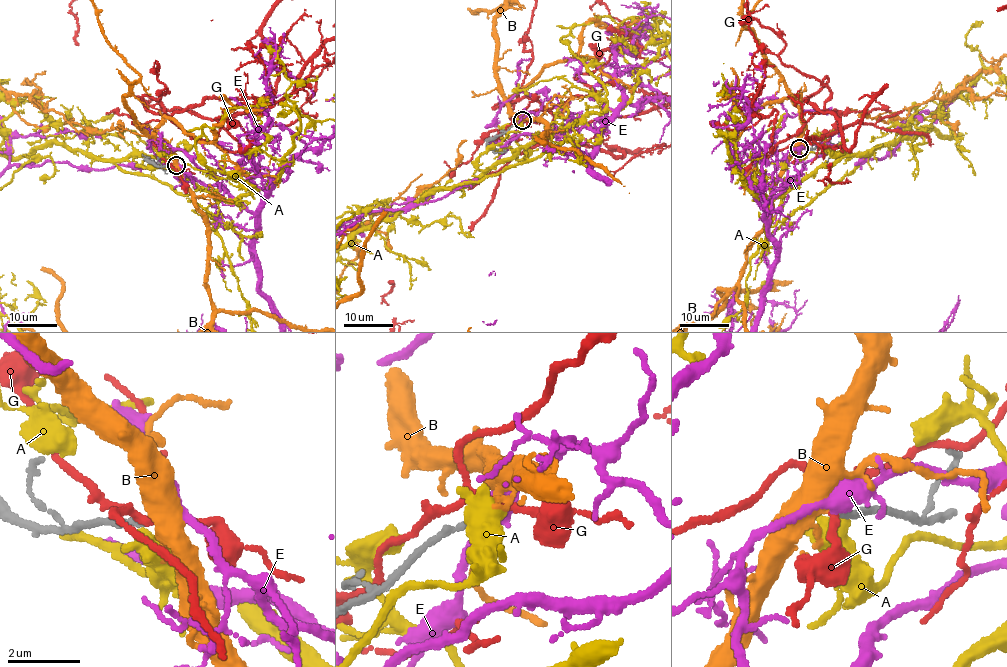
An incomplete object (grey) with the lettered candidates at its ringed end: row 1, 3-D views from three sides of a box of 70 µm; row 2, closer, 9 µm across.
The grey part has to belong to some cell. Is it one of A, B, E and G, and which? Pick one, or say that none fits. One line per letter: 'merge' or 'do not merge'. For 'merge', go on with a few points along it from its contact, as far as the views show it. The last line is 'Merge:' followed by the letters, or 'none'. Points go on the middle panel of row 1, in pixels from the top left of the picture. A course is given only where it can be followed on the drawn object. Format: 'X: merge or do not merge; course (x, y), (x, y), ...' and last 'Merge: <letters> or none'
A: do not merge
B: merge
E: do not merge
G: do not merge
Merge: B

